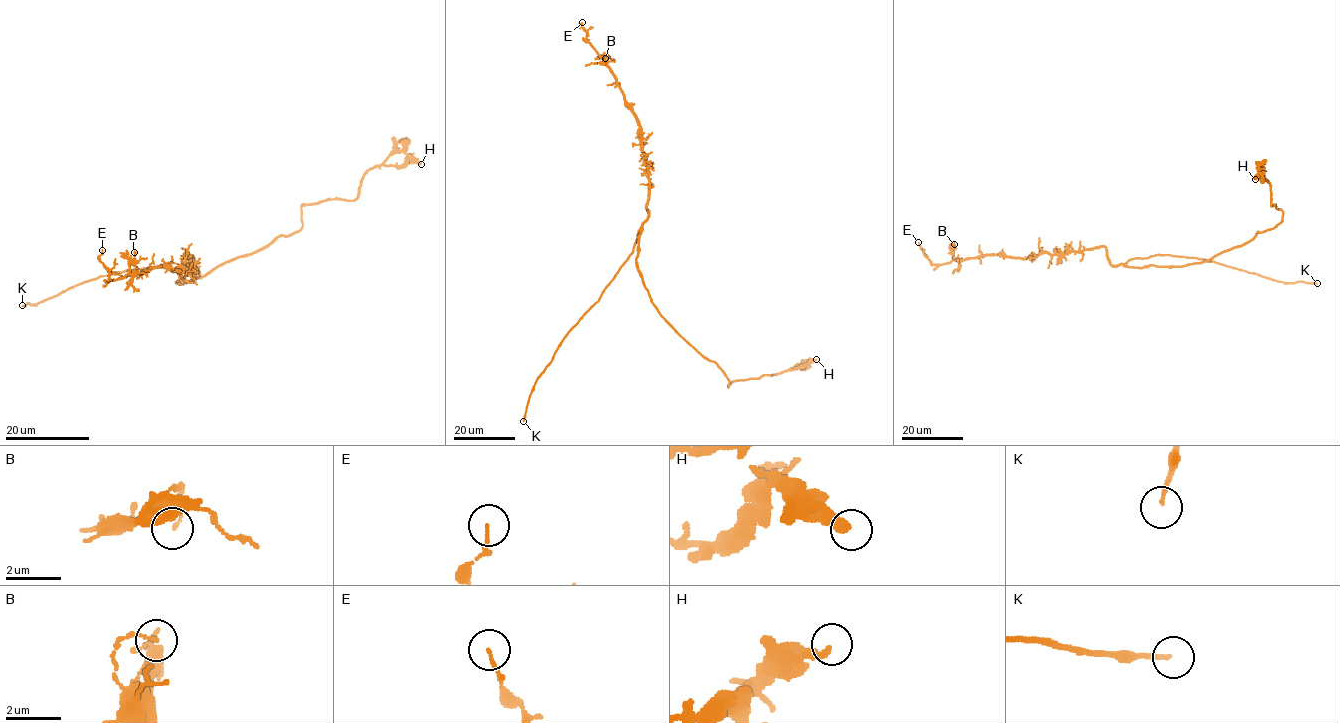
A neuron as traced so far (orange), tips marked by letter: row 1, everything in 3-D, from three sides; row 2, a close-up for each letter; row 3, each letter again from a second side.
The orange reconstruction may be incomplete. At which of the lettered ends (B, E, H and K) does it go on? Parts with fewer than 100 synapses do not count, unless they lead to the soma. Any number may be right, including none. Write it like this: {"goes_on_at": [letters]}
{"goes_on_at": ["K"]}

